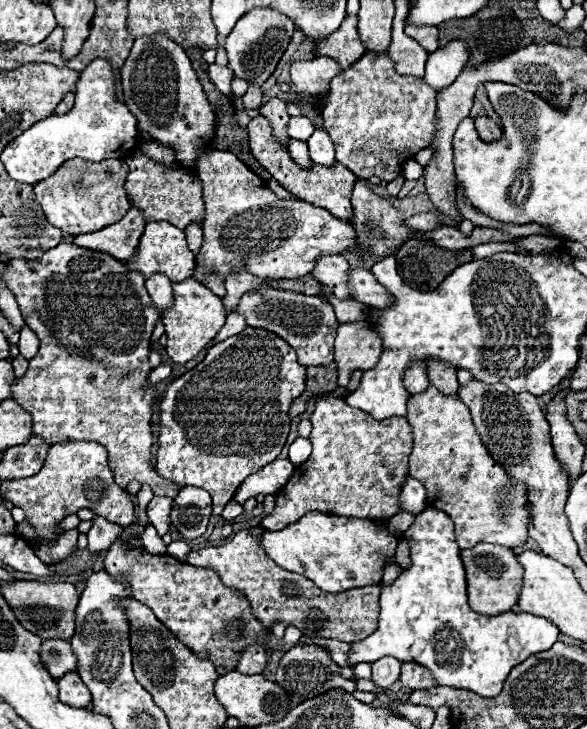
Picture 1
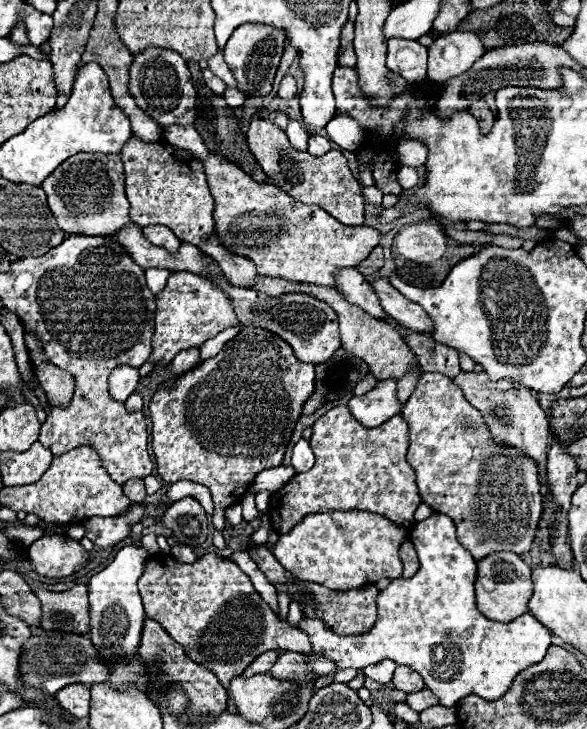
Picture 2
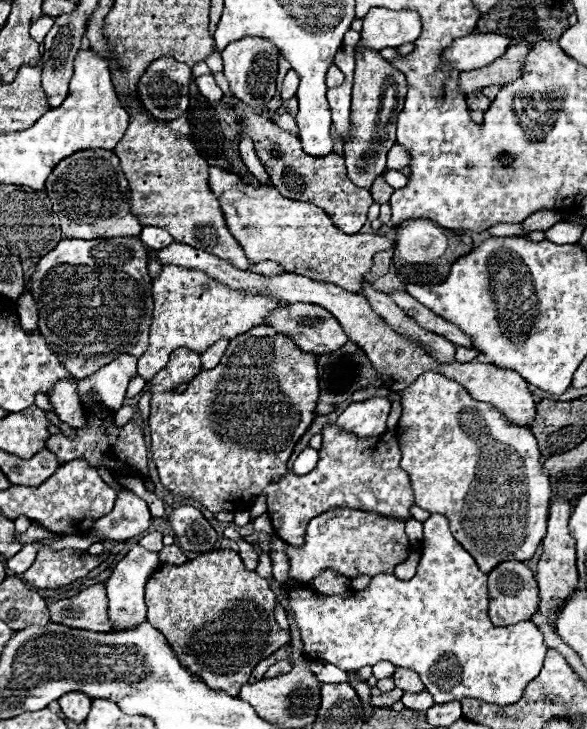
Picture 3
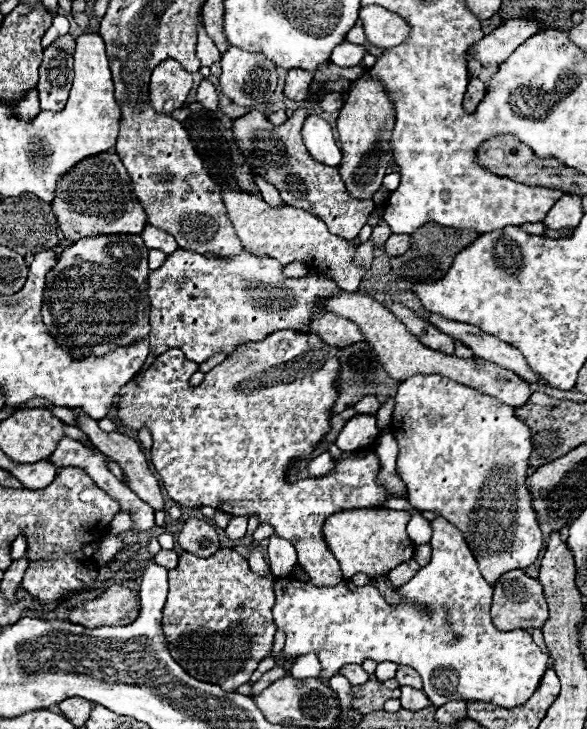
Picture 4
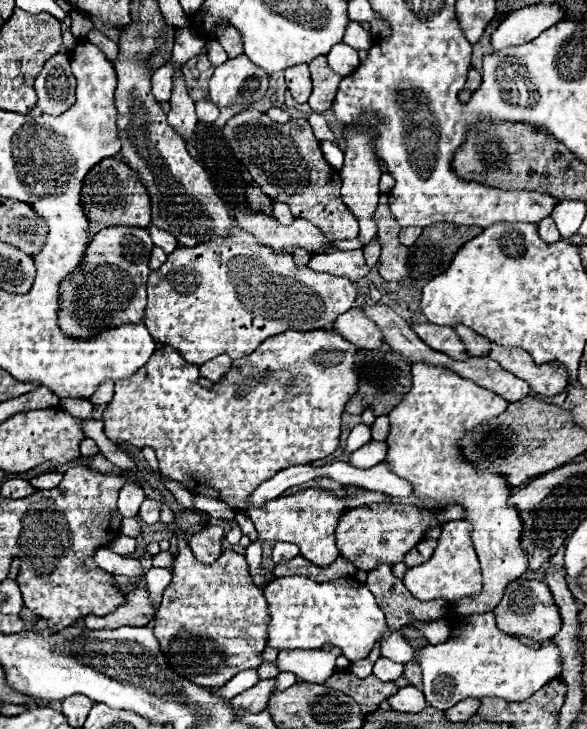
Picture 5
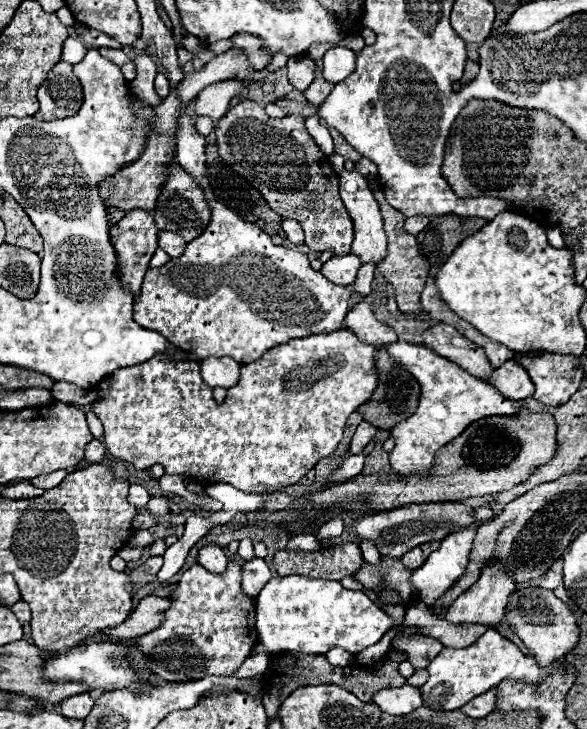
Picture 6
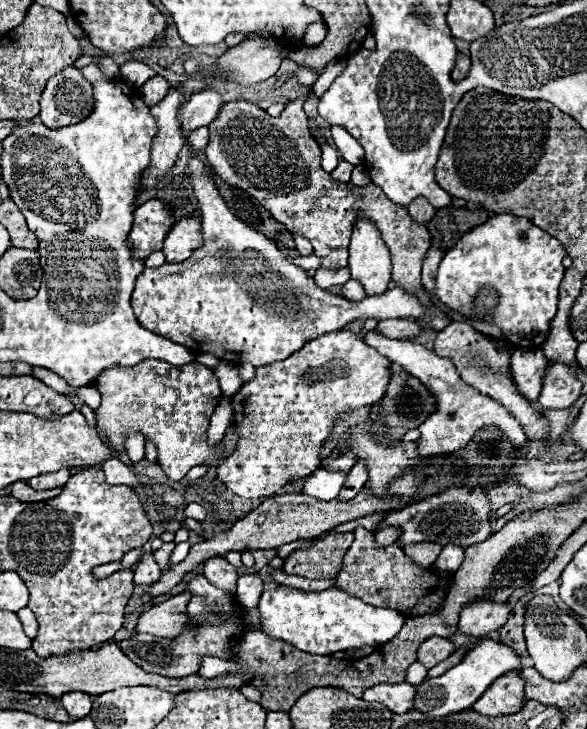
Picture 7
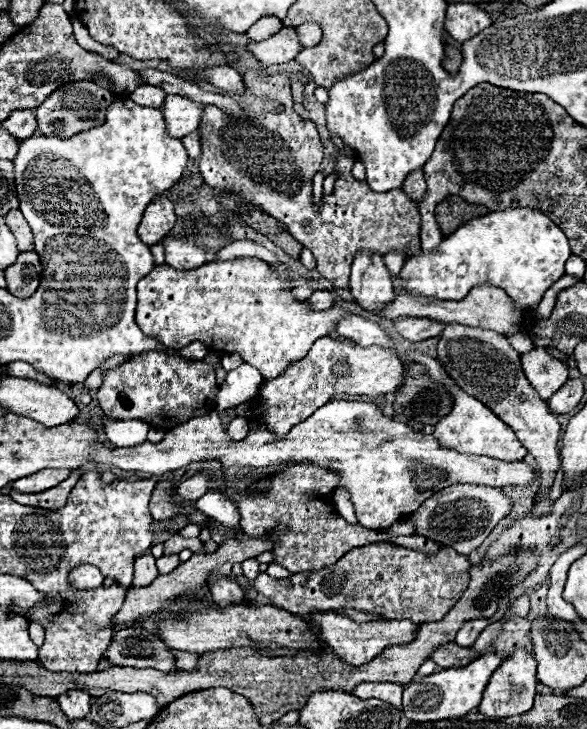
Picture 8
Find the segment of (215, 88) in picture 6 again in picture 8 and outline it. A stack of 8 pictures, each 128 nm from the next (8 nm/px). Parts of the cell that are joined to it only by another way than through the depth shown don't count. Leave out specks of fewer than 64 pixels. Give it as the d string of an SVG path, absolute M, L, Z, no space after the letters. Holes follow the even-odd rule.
M168 94L162 104L162 114L166 120L168 136L182 138L182 136L188 136L188 132L194 132L200 124L202 108L204 104L186 100L182 96Z

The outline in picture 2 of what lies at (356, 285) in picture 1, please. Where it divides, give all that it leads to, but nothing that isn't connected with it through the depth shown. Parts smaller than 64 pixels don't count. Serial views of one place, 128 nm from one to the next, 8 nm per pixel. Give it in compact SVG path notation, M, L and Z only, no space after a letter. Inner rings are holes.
M376 280L372 286L380 298L380 304L394 320L418 332L434 332L432 318L416 302L410 302L400 292L396 292L388 280Z

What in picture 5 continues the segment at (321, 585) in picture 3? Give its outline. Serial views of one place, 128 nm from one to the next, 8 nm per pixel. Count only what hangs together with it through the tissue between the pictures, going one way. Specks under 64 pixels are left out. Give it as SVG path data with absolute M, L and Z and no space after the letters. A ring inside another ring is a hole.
M310 330L310 332L284 332L278 336L272 336L268 340L264 340L258 350L254 350L252 354L234 360L230 372L224 376L224 380L214 384L214 390L202 388L198 384L190 384L190 392L180 392L180 390L168 390L170 386L162 386L156 390L154 386L154 378L146 380L146 368L154 368L154 362L162 362L162 356L170 356L170 346L164 346L160 350L156 350L152 354L152 358L148 360L148 364L144 364L140 370L136 370L128 380L116 380L116 392L110 404L106 404L104 412L102 412L102 420L104 420L104 432L106 436L114 442L114 444L132 444L138 450L150 446L154 448L158 462L160 462L160 470L166 478L174 478L178 482L182 482L192 494L202 494L206 498L216 498L222 500L230 506L244 506L246 498L256 490L258 484L270 480L274 474L278 474L280 470L286 470L290 466L306 466L318 458L326 458L328 454L332 454L338 446L340 446L340 418L344 414L344 408L348 404L348 400L352 400L352 396L356 394L358 388L358 376L356 376L356 346L350 344L348 340L344 340L340 334L334 334L332 330ZM346 486L346 494L338 497L332 492L309 488L294 494L294 496L284 496L270 500L264 508L242 508L240 512L248 514L260 534L260 540L274 540L274 542L294 542L300 546L300 554L314 562L316 566L328 566L332 564L340 552L336 552L336 524L338 518L344 514L346 498L349 495L362 491L356 486Z

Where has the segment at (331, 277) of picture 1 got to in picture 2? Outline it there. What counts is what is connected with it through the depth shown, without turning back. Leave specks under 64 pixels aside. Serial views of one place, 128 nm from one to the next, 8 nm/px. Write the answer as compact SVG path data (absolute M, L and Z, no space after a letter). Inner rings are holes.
M346 268L336 274L336 288L352 300L352 304L358 304L362 310L366 310L374 318L386 318L382 304L378 302L378 296L364 274L360 274L356 268Z

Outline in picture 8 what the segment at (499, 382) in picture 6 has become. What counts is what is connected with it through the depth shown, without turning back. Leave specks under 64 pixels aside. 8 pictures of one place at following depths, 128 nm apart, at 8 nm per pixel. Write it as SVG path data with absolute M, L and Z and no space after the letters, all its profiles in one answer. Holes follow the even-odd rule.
M542 348L522 354L522 368L530 384L536 388L540 398L548 398L564 380L568 380L568 368L558 360L548 356Z

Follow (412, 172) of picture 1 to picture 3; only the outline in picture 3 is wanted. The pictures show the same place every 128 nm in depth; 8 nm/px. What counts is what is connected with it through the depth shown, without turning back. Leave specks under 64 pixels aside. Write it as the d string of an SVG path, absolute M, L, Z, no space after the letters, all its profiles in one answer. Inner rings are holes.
M386 170L384 180L386 180L394 190L398 190L398 188L406 186L406 182L408 182L408 178L406 178L402 172L398 172L398 170Z

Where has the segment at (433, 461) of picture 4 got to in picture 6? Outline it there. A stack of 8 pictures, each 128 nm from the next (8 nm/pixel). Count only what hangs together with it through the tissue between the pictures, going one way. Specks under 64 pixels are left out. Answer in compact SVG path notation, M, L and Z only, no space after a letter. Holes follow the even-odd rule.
M398 340L392 344L384 344L382 348L386 348L388 354L398 364L404 364L404 368L412 372L412 376L418 380L422 388L416 414L392 428L392 438L396 438L396 448L390 452L390 464L392 464L392 470L400 474L428 472L436 450L448 444L450 440L454 440L456 436L460 436L460 432L464 432L468 424L484 416L514 416L516 414L512 400L504 398L490 384L476 380L474 376L464 372L458 364L450 362L448 358L440 358L426 346ZM492 562L482 570L482 576L478 578L478 582L452 602L452 606L448 608L446 620L452 624L482 624L482 626L496 628L504 620L508 596L512 592L514 592L514 580L504 570L500 570L496 562Z

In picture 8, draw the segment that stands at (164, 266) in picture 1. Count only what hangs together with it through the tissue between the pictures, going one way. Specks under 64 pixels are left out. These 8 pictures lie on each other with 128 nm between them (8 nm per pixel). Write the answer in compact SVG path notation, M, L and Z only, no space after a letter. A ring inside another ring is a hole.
M168 238L164 242L164 248L166 248L166 264L176 270L198 268L200 264L206 262L206 250L202 250L194 238L188 240Z

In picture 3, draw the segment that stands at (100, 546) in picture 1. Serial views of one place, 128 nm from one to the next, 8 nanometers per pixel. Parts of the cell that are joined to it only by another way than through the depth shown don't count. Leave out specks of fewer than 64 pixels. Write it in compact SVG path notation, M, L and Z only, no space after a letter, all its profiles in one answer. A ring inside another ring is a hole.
M124 488L124 490L118 490L114 510L108 516L96 520L92 526L92 532L102 534L106 540L122 542L148 530L150 522L152 522L152 516L146 502L140 496L136 496L132 490Z

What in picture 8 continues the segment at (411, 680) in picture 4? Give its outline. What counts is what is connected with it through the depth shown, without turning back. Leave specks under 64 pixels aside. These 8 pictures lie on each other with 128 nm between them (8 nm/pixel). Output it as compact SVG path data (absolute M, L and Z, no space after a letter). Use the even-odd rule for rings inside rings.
M448 642L448 644L442 644L440 648L436 648L430 658L436 664L440 664L440 668L458 668L458 666L470 664L472 660L480 658L482 654L484 652L474 652L470 648L460 648L454 642Z

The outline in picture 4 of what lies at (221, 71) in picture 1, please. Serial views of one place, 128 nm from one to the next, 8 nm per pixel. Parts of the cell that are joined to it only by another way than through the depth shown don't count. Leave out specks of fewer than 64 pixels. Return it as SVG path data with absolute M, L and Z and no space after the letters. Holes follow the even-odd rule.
M206 78L200 82L200 86L198 86L198 102L204 106L204 108L208 108L208 110L216 110L218 108L218 90L216 90L216 86L212 84L212 82L208 82Z

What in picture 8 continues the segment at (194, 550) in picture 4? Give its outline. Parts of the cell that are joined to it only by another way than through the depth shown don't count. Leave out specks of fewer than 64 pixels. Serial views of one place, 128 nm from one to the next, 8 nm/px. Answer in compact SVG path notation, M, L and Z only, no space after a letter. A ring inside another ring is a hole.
M218 576L210 580L210 592L212 600L220 608L228 608L228 604L246 604L244 590L234 580L230 580L230 576Z

